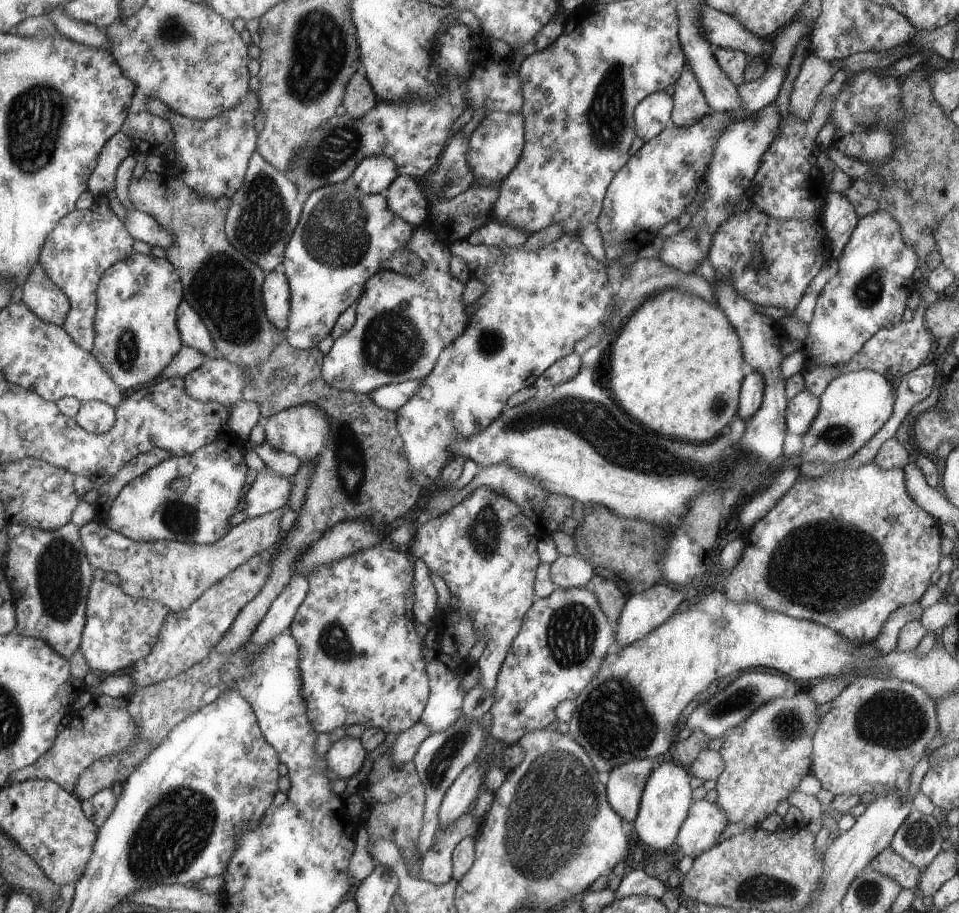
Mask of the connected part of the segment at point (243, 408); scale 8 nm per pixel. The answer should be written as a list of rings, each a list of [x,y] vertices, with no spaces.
[[[243,398],[229,410],[229,420],[226,428],[232,430],[236,437],[242,441],[249,438],[254,426],[262,420],[261,406],[257,402],[247,401]]]

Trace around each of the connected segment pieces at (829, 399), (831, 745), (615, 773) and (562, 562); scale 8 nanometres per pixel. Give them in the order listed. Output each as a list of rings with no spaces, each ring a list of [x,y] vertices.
[[[860,368],[838,375],[819,396],[820,412],[803,436],[803,462],[840,462],[856,454],[892,416],[896,402],[894,384],[881,372]]]
[[[858,676],[831,702],[831,709],[827,714],[821,717],[821,724],[813,736],[813,775],[821,782],[822,788],[832,792],[834,795],[841,795],[850,793],[858,795],[859,797],[866,792],[879,795],[886,792],[888,789],[898,789],[906,792],[912,776],[912,768],[916,763],[928,752],[928,744],[934,740],[936,732],[940,729],[940,721],[937,718],[936,702],[931,696],[915,682],[903,681],[896,677],[886,678],[868,678],[865,676]]]
[[[633,759],[607,774],[609,801],[613,809],[628,822],[636,820],[640,812],[646,781],[649,780],[657,763],[655,759]]]
[[[559,555],[551,562],[551,577],[559,587],[587,587],[596,574],[595,566],[582,557]]]

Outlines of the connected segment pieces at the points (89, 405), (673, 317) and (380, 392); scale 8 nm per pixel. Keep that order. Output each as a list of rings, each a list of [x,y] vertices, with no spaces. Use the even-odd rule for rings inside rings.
[[[100,401],[85,402],[79,408],[75,420],[92,434],[107,433],[116,424],[116,408]]]
[[[670,287],[641,303],[624,320],[607,348],[610,356],[609,391],[622,410],[626,410],[630,418],[642,422],[648,431],[662,437],[702,444],[716,440],[726,424],[736,416],[738,392],[741,392],[742,380],[745,380],[742,372],[744,347],[736,327],[717,303],[690,291]]]
[[[409,380],[403,383],[392,383],[389,385],[379,386],[374,392],[370,393],[376,406],[396,412],[408,402],[410,398],[422,388],[422,380]]]

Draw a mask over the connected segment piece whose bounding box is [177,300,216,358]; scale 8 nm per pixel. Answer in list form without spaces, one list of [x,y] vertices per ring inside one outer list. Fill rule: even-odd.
[[[186,300],[181,302],[180,308],[177,310],[177,327],[184,346],[197,348],[207,354],[208,358],[216,357],[210,355],[215,343],[212,342],[212,332],[205,325],[205,321],[196,308]]]

